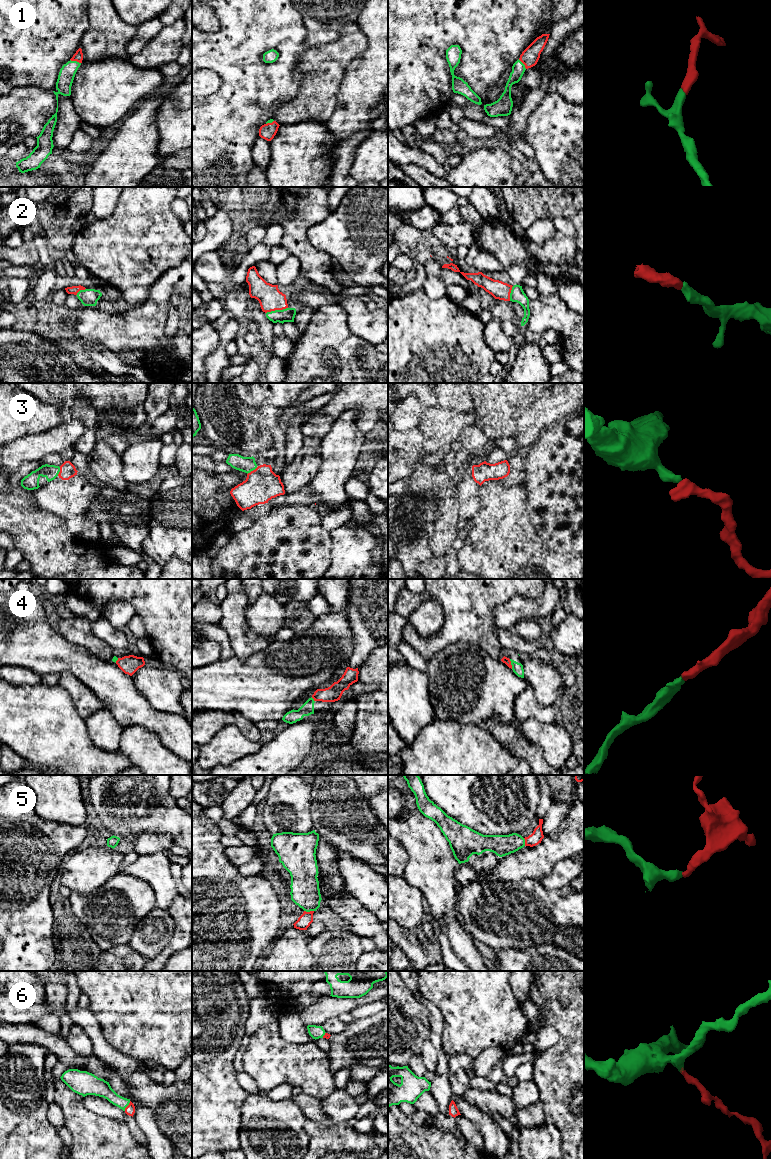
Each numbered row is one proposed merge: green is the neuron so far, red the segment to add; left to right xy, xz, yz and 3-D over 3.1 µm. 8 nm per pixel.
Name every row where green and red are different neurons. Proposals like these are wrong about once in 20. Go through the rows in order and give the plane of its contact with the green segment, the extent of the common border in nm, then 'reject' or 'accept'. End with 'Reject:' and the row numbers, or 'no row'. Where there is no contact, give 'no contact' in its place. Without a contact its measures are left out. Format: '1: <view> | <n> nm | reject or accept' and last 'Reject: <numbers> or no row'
1: xy | 90 nm | accept
2: xz | 180 nm | accept
3: xz | 110 nm | accept
4: yz | 80 nm | accept
5: xz | 80 nm | accept
6: xy | 90 nm | accept
Reject: no row

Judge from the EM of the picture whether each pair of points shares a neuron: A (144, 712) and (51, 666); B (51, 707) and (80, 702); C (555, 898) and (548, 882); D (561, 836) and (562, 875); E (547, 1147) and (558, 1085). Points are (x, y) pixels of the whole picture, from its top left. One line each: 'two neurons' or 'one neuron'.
A: one neuron
B: two neurons
C: two neurons
D: two neurons
E: two neurons

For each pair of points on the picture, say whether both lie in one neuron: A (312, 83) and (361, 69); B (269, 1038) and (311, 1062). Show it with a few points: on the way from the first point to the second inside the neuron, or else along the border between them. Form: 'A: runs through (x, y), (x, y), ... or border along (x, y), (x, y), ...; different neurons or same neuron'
A: border along (358, 55), (347, 67), (336, 96); different neurons
B: runs through (279, 1048), (293, 1062), (301, 1062); same neuron

